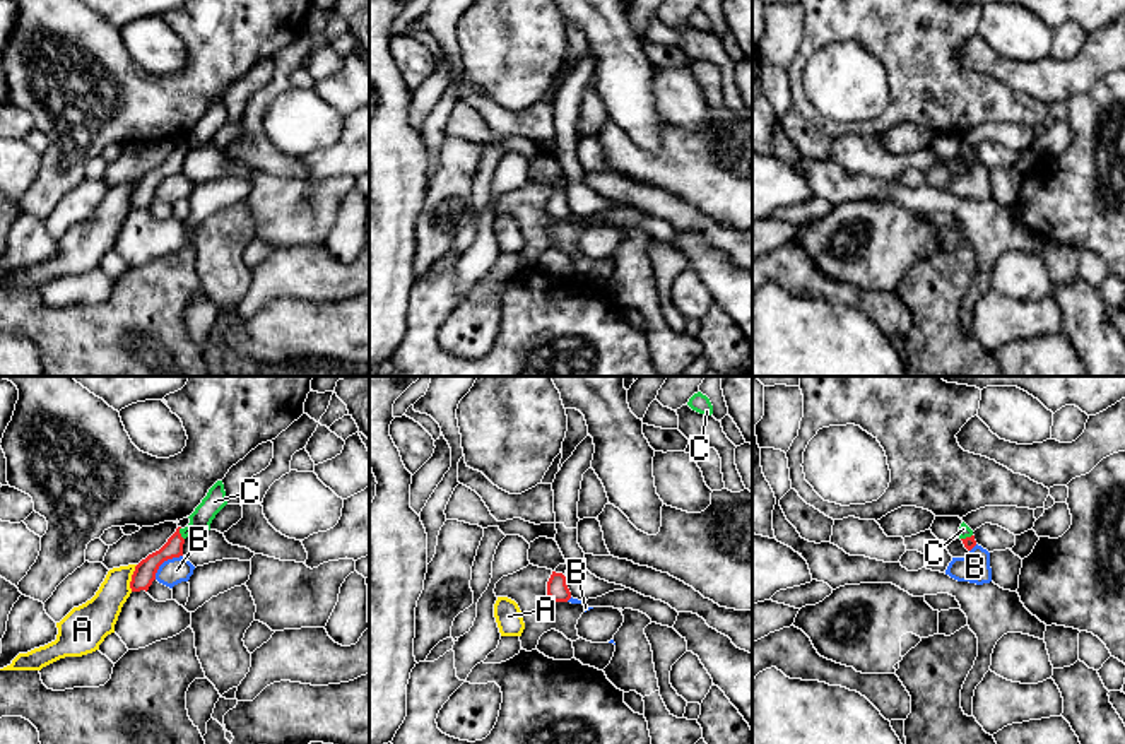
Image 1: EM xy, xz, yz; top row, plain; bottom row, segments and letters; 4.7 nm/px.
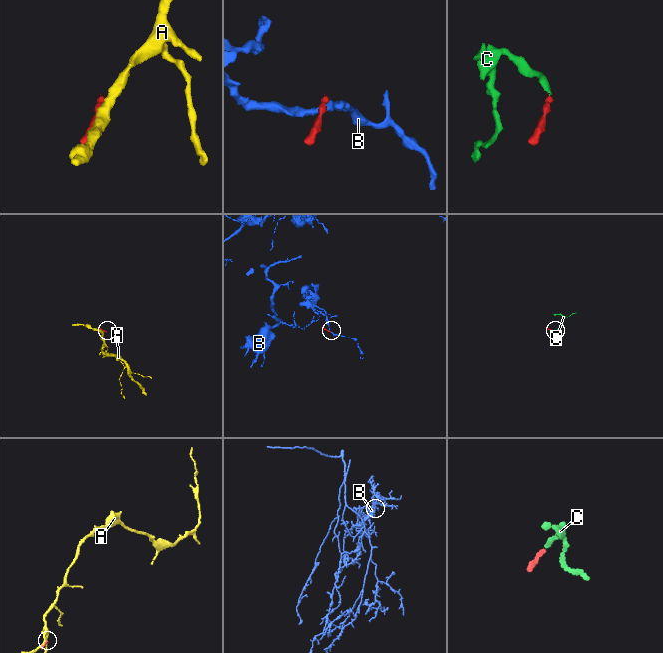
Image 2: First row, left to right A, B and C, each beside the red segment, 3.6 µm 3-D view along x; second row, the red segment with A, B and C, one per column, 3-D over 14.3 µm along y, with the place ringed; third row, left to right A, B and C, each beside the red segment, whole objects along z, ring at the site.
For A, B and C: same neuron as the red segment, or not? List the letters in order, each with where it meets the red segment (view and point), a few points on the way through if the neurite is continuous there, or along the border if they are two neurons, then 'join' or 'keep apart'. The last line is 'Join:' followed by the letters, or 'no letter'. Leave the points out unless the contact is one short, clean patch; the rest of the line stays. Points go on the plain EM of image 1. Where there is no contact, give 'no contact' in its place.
A: meets red in xy at (132, 195); keep apart
B: meets red in xy at (164, 177); border along xy (182, 171), (166, 177), (154, 195); keep apart
C: meets red in xy at (180, 151); runs through xy (146, 187), (180, 151), (214, 118); join
Join: C

